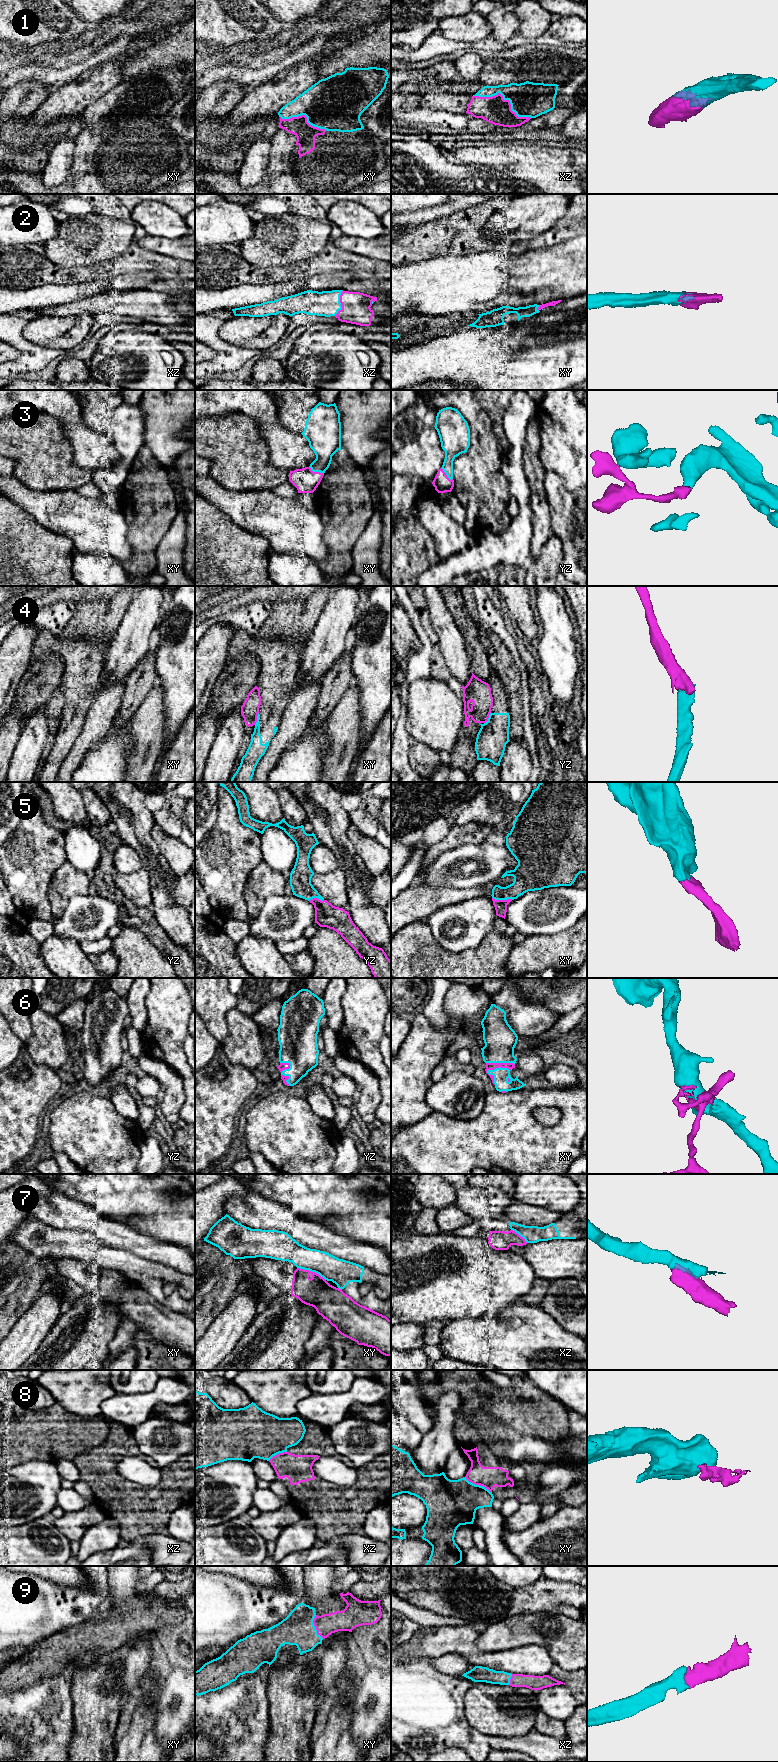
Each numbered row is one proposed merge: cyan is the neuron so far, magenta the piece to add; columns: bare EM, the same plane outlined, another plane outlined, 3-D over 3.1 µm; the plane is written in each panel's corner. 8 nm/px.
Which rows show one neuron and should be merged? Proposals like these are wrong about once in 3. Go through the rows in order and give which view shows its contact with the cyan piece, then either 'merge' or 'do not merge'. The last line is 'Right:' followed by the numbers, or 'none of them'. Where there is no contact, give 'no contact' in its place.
1: contact in xz; merge
2: contact in xz; merge
3: contact in xy; merge
4: contact in xy; do not merge
5: contact in xy; merge
6: contact in xy; merge
7: contact in xy; do not merge
8: contact in xy; do not merge
9: contact in xy; merge
Right: 1, 2, 3, 5, 6, 9

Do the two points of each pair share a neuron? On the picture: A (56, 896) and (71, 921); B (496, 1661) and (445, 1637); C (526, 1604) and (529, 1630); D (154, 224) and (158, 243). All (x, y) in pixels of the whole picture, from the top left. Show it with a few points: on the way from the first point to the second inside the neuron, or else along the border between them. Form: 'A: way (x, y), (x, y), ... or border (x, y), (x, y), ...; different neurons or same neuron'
A: border (83, 895), (73, 895), (64, 912), (54, 919); different neurons
B: way (483, 1659), (473, 1656), (458, 1641); same neuron
C: border (551, 1613), (519, 1613), (504, 1619); different neurons
D: border (147, 234), (170, 238), (178, 238), (180, 236); different neurons

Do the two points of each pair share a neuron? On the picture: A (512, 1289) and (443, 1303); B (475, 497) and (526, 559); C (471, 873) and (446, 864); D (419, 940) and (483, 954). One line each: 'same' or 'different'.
A: same
B: different
C: same
D: same

